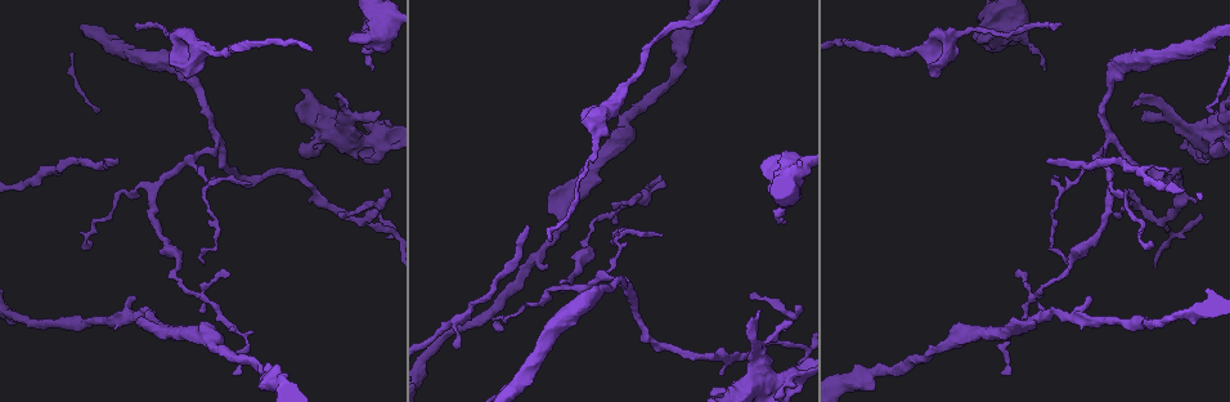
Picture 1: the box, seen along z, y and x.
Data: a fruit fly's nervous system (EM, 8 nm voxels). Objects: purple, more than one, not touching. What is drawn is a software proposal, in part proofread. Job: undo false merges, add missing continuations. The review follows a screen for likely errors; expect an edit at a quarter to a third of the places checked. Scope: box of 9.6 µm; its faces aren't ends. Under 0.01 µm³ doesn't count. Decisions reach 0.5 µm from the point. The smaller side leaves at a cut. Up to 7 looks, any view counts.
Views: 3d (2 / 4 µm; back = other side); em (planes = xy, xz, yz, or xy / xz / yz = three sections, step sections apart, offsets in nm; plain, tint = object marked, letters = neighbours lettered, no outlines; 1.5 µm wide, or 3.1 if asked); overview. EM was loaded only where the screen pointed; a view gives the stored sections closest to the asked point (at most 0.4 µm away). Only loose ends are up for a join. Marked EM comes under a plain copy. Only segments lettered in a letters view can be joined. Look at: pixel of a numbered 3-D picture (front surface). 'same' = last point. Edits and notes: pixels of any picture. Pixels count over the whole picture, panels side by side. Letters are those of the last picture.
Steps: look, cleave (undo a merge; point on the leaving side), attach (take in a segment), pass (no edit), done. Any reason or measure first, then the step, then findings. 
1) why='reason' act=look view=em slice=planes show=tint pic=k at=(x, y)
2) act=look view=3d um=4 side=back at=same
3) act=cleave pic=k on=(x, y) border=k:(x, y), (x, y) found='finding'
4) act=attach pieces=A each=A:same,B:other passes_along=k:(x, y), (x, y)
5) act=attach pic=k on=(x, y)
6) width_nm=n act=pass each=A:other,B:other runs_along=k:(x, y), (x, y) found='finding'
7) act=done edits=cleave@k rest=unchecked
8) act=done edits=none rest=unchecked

why='tapers out' act=look view=3d um=2 pic=1 at=(785, 222)

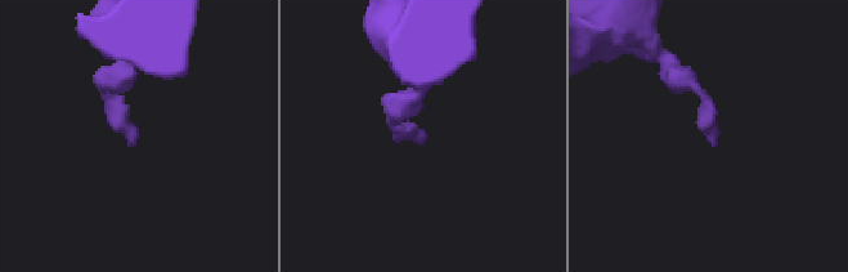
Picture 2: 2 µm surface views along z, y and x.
act=look view=em slice=planes show=tint pic=2 at=(422, 142)

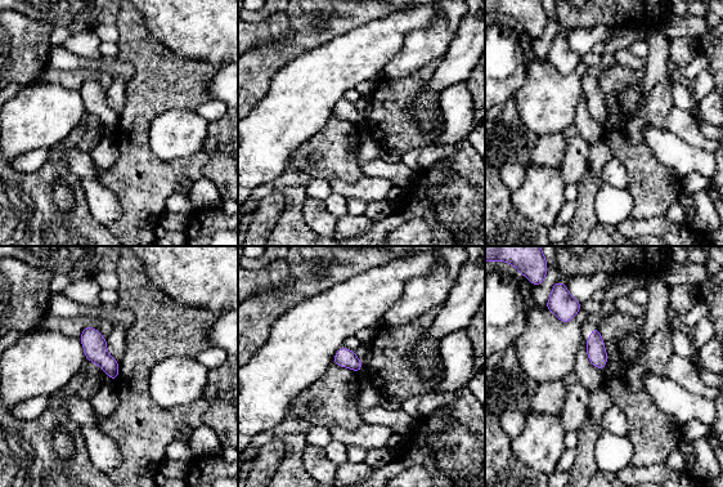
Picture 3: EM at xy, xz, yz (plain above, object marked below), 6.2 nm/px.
act=look view=em slice=planes show=letters at=same

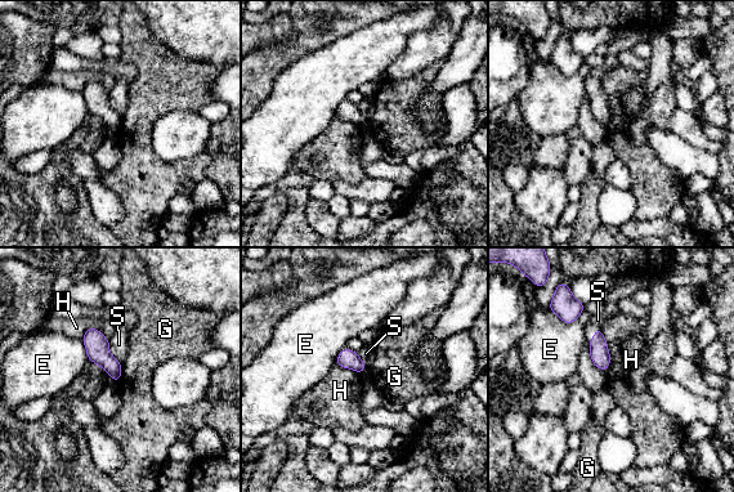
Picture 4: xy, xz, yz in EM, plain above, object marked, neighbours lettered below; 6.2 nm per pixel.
act=pass each=E:other,G:other,H:other,S:other border=4:(122, 363), (120, 376) found='none of them fits'

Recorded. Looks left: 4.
why='tapers out' act=look view=em slice=planes show=letters pic=1 at=(346, 107)

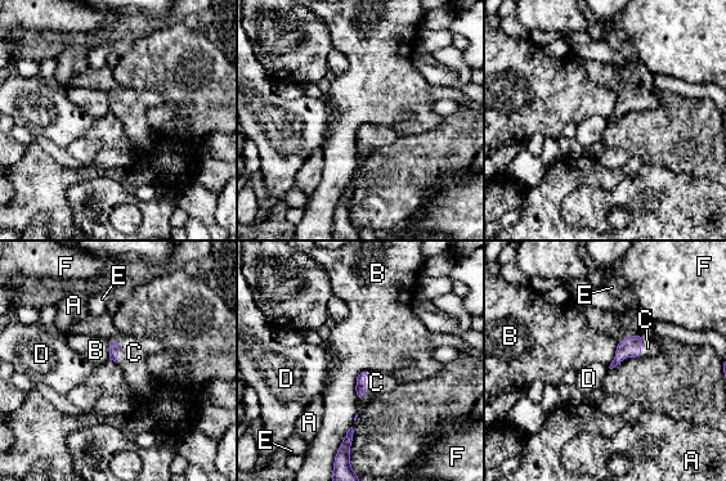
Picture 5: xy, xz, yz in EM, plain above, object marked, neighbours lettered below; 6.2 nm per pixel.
act=attach pieces=C each=A:other,B:other,C:same,D:other,E:other,F:other passes_along=5:(361, 392), (364, 387), (376, 382) found='the cell continues'

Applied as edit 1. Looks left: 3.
why='sudden change in width' act=look view=3d um=4 pic=1 at=(970, 27)

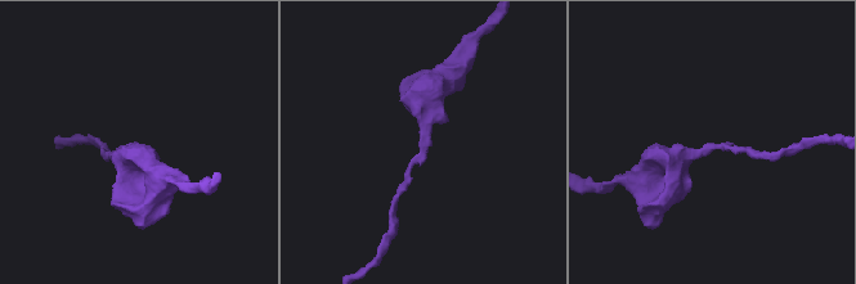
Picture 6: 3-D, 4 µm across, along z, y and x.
why='shape alone is not enough' act=look view=em slice=xy step=4 show=letters pic=6 at=(713, 147)

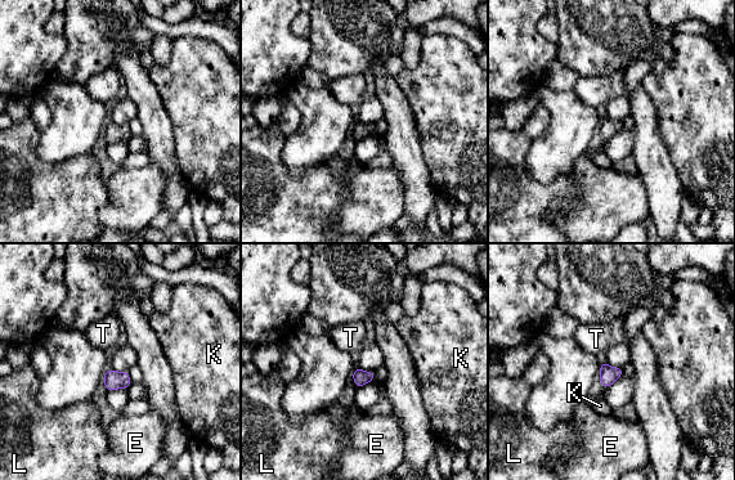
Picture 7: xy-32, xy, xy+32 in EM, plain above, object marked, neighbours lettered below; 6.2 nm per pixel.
why='another direction' act=look view=em slice=planes show=letters at=same

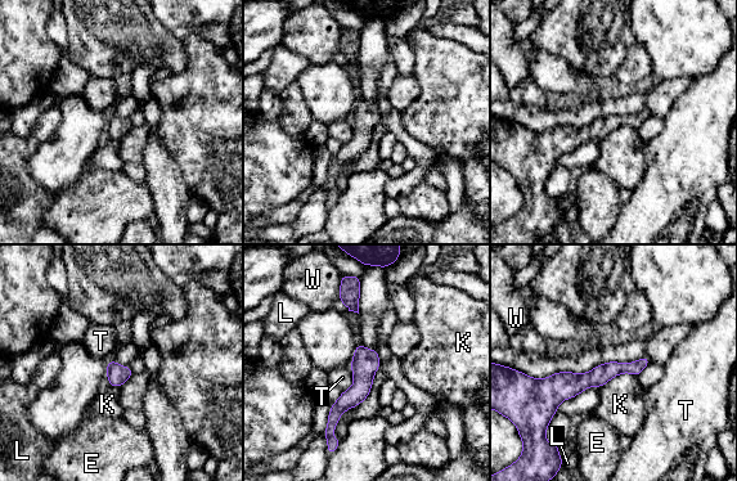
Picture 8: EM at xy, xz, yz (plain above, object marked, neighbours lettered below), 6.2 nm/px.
act=pass each=E:other,K:other,L:other,T:other,W:other border=8:(637, 376), (619, 373), (598, 387) found='one cell here'

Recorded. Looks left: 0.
act=done edits=attach@5 rest=unchecked

